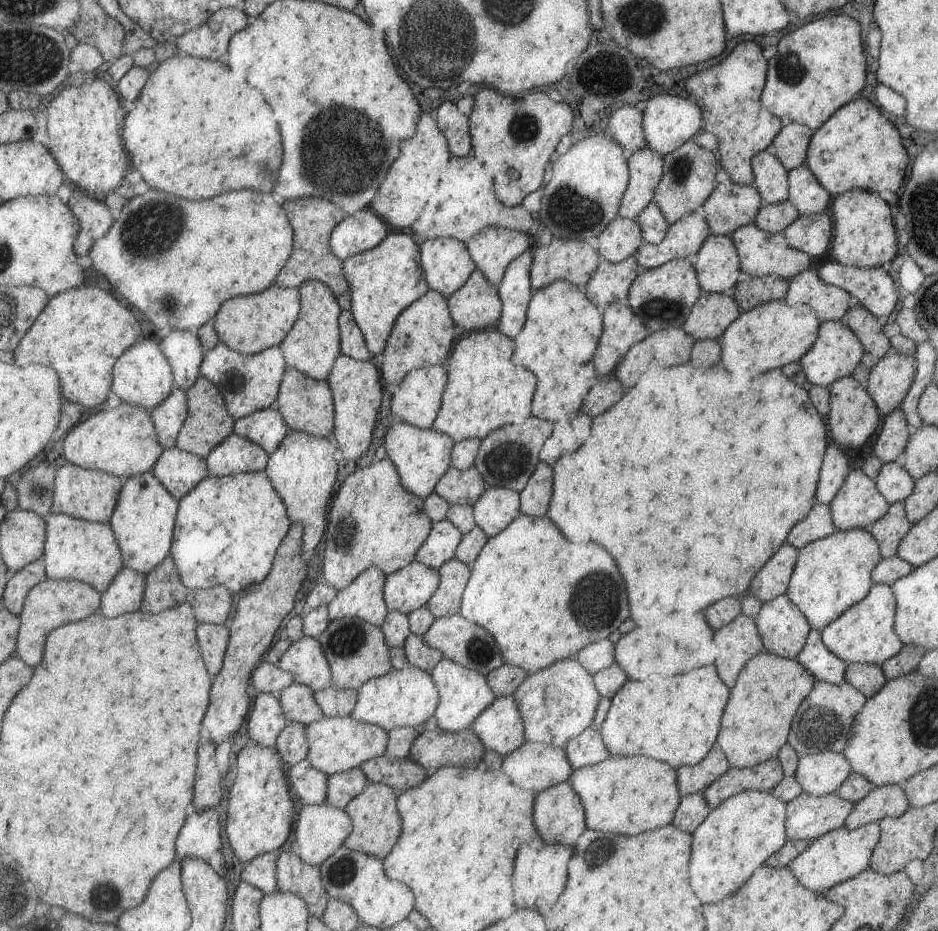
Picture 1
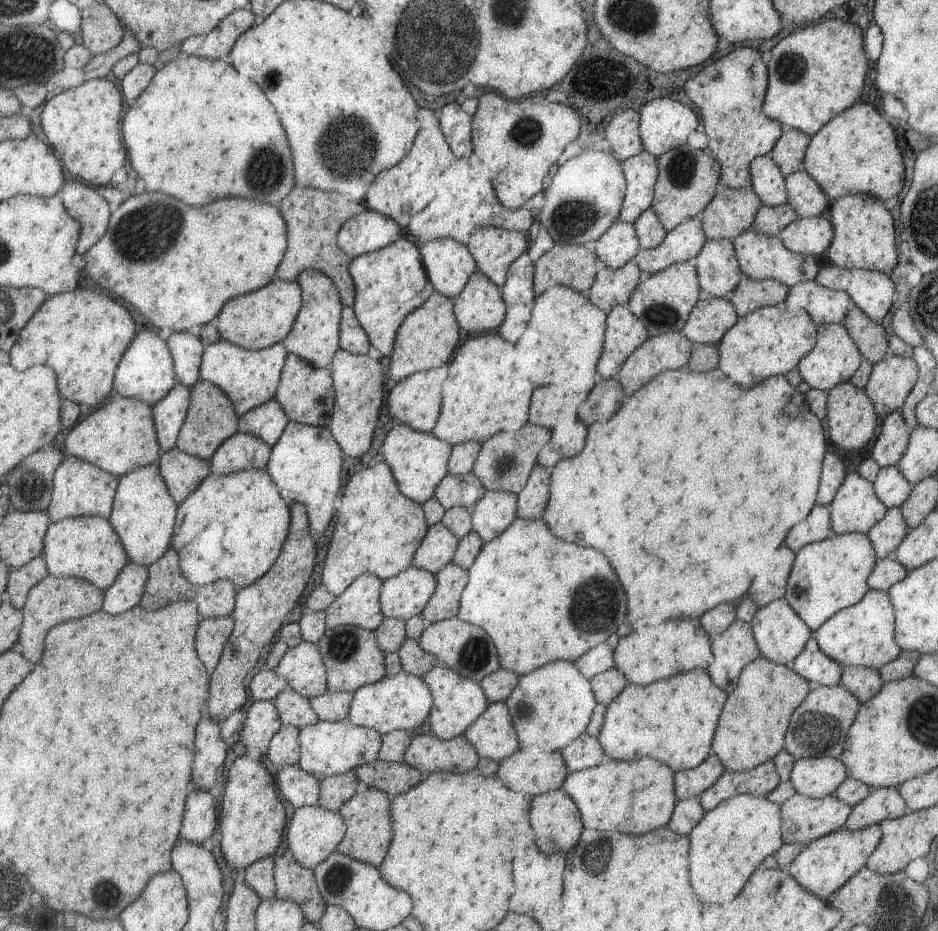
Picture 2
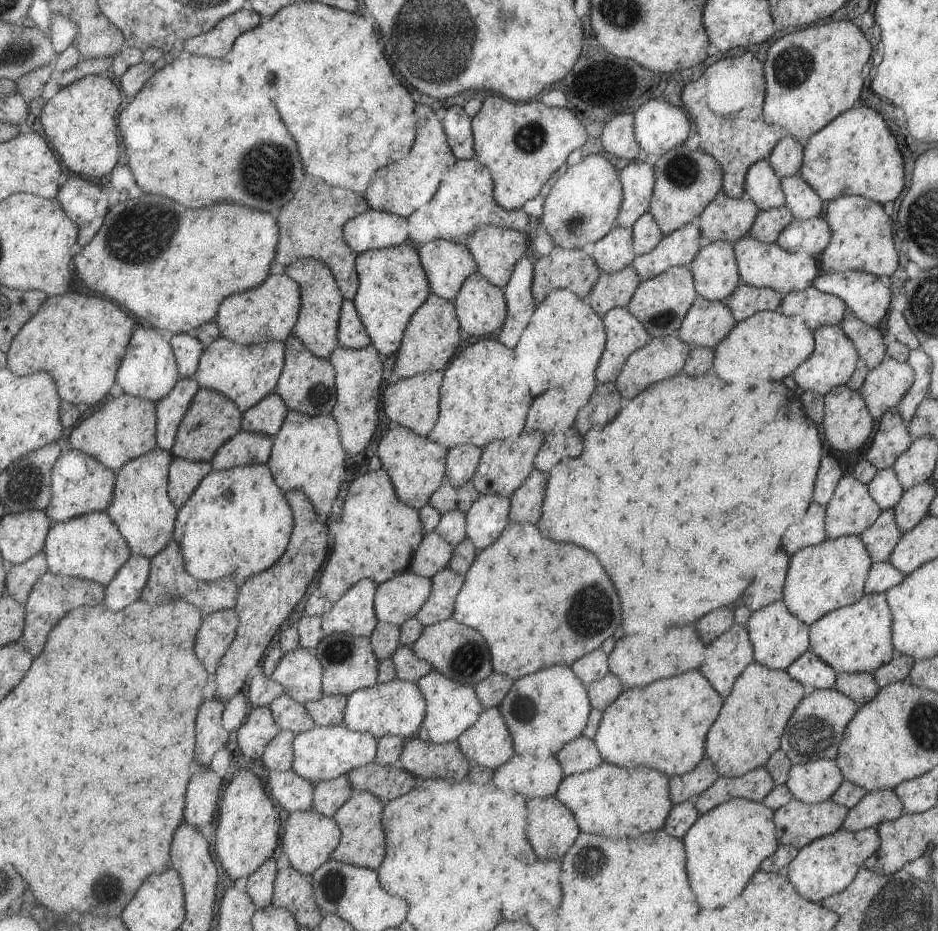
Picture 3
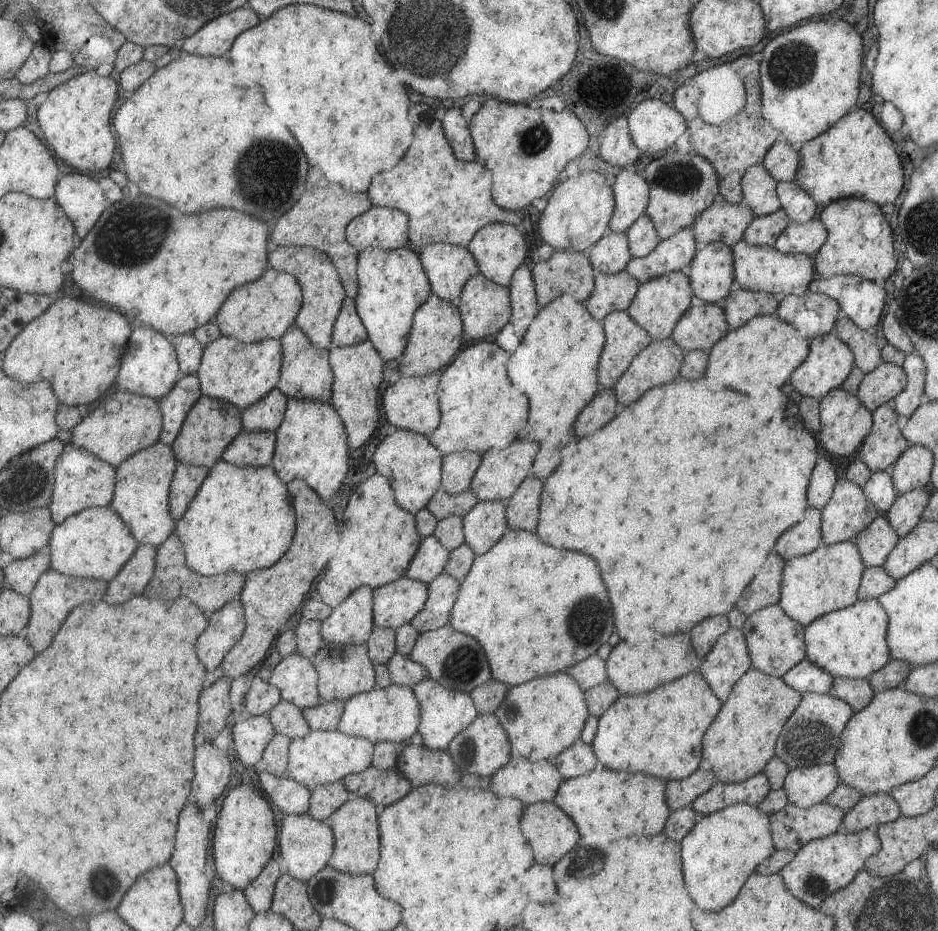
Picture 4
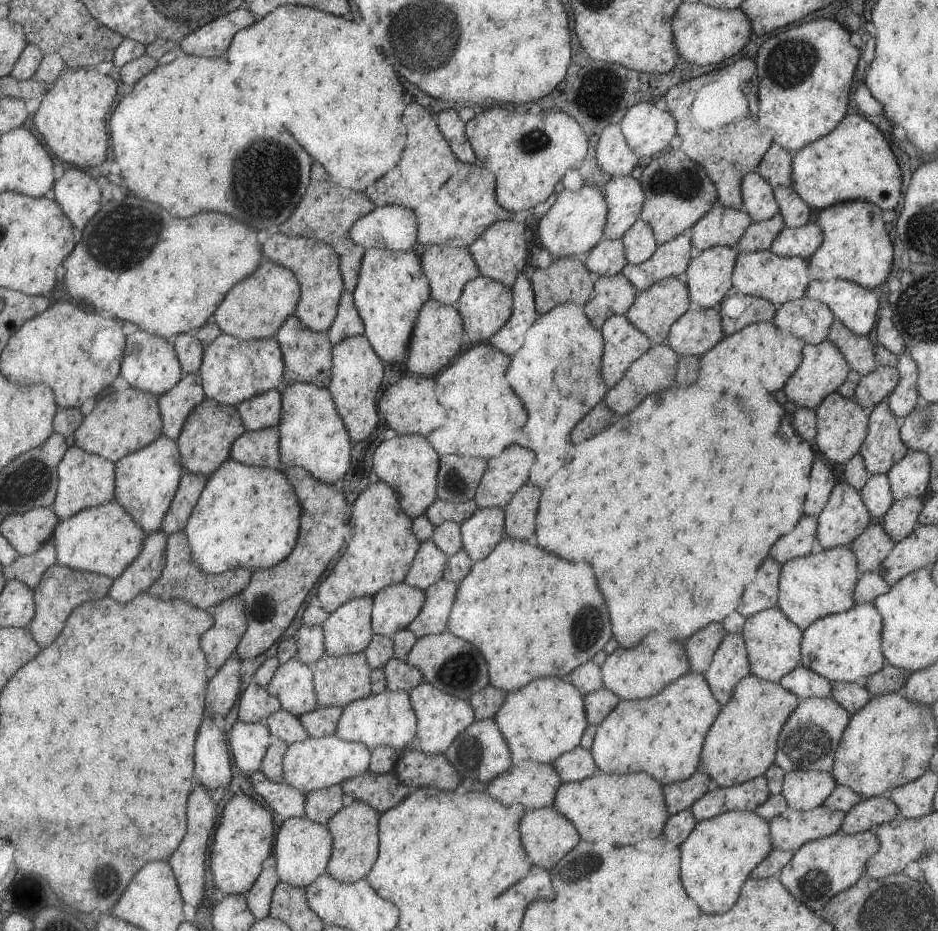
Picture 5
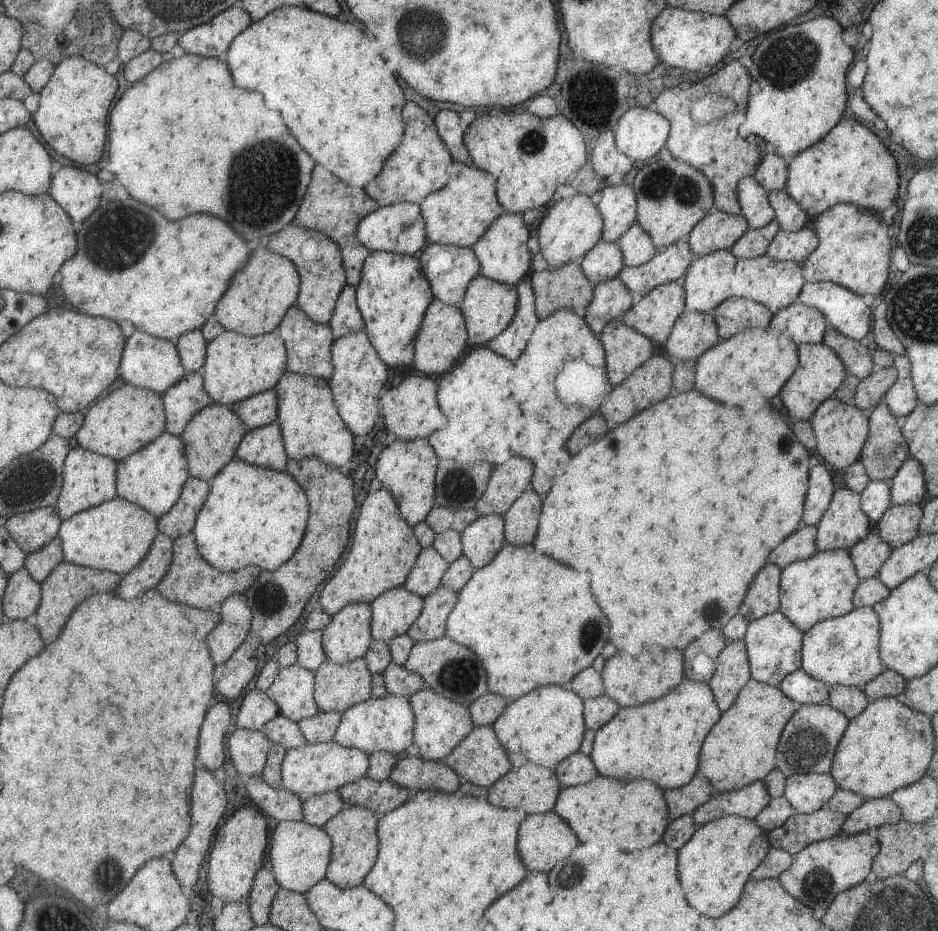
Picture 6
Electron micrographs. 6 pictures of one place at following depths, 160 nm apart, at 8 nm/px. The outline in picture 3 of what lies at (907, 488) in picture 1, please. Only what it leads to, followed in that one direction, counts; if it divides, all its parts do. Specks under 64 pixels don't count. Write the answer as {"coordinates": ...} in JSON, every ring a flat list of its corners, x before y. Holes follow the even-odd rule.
{"coordinates":[[891,467,876,470,873,480,866,486,881,511,893,509,904,492]]}

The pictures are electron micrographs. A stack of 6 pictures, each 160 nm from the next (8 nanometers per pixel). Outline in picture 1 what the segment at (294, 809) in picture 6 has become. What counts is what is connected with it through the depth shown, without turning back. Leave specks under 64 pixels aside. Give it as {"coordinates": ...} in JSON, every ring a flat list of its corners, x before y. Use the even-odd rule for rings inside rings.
{"coordinates":[[305,758,303,761,296,762,288,769,289,786,293,789,294,796,303,805,320,805,325,803,327,796,328,776,323,771,313,768,312,764]]}

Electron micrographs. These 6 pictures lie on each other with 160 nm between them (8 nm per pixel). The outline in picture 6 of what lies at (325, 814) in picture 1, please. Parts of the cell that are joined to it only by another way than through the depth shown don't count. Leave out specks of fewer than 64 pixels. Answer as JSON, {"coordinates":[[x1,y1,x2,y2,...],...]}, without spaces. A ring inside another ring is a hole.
{"coordinates":[[279,821,270,846,272,870,281,889,305,894,324,878,331,860,332,841,329,835,315,825,301,821]]}

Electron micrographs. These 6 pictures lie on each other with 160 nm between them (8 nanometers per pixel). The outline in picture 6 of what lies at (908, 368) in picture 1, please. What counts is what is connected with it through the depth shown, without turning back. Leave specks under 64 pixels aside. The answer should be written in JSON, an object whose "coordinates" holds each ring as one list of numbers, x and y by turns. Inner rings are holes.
{"coordinates":[[891,367,874,368,869,376,862,378,855,387,854,401,858,409,868,413,879,404,882,394,896,379,895,369]]}

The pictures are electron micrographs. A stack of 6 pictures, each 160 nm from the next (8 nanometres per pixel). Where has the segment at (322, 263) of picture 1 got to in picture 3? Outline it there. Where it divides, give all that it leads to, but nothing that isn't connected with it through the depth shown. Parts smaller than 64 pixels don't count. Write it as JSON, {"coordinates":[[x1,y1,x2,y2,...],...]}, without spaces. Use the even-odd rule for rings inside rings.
{"coordinates":[[307,176,307,180,301,182,297,194,289,200,289,206,283,206,281,214,277,216,280,238,276,263,285,268,303,258,319,260,335,276,342,298,353,301,358,288,355,272,356,253,345,244,342,229,345,222,365,213,368,209,363,196,348,189,328,186,320,179]]}

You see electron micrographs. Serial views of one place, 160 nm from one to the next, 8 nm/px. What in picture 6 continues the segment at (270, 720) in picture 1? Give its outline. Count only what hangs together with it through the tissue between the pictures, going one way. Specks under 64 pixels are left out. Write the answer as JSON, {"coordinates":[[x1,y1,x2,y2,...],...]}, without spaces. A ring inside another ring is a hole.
{"coordinates":[[237,727,228,740,230,758,237,774,244,778,263,776,274,744,264,730]]}

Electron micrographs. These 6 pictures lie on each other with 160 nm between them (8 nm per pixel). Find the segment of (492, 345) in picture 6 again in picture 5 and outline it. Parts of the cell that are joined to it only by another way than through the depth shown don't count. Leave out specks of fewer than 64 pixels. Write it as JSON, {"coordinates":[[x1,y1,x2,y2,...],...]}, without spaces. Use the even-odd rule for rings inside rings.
{"coordinates":[[523,272,517,273,511,290,512,311,507,322,485,341,508,357,519,350,526,330,539,315,536,311,531,283]]}

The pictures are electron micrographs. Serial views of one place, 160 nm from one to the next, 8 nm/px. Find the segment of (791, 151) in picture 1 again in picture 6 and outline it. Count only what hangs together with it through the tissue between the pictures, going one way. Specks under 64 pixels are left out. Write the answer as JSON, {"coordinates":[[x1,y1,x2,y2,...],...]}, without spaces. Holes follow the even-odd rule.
{"coordinates":[[769,149,761,155,760,163,752,174,753,180,761,185,763,190,784,191,786,185,788,160,781,158]]}

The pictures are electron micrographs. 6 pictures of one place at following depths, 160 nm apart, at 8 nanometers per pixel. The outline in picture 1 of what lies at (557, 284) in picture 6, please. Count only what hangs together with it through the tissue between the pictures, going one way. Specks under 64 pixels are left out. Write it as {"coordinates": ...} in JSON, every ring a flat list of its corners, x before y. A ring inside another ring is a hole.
{"coordinates":[[552,237,550,243,544,246,533,248,532,263,529,271,531,288,540,289,546,287,550,282,555,281,557,278,562,281,570,282,575,286,585,286,589,279,594,275,595,267,599,264,599,255,593,243,588,243,580,240,565,240,557,237]]}

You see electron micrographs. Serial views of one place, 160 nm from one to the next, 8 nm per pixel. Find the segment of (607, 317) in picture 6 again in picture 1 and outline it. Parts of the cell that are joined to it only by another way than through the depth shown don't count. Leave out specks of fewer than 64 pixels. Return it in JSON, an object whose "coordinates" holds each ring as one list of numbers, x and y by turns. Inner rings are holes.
{"coordinates":[[634,255,615,264,603,259,603,262,595,267,594,275,586,284,585,296,602,313,607,305,627,298,631,281,639,271,639,264]]}

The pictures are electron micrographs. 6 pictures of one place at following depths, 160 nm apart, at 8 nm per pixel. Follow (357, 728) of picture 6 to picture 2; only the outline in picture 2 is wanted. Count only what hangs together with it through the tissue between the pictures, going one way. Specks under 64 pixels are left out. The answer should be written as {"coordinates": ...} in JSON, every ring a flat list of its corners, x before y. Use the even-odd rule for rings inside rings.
{"coordinates":[[401,670,392,677,384,676,377,682,363,685,352,693,346,721,356,727,367,727,380,735,402,730,410,732,428,718,432,696,422,678]]}

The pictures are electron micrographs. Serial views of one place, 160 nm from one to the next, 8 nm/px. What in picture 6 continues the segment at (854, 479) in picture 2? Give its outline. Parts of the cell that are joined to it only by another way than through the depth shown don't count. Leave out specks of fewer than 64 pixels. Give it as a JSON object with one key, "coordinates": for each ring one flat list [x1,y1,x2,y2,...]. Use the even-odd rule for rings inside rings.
{"coordinates":[[847,487,836,489,821,520,816,524,814,538,817,551,849,550,873,528,860,507,860,496]]}

